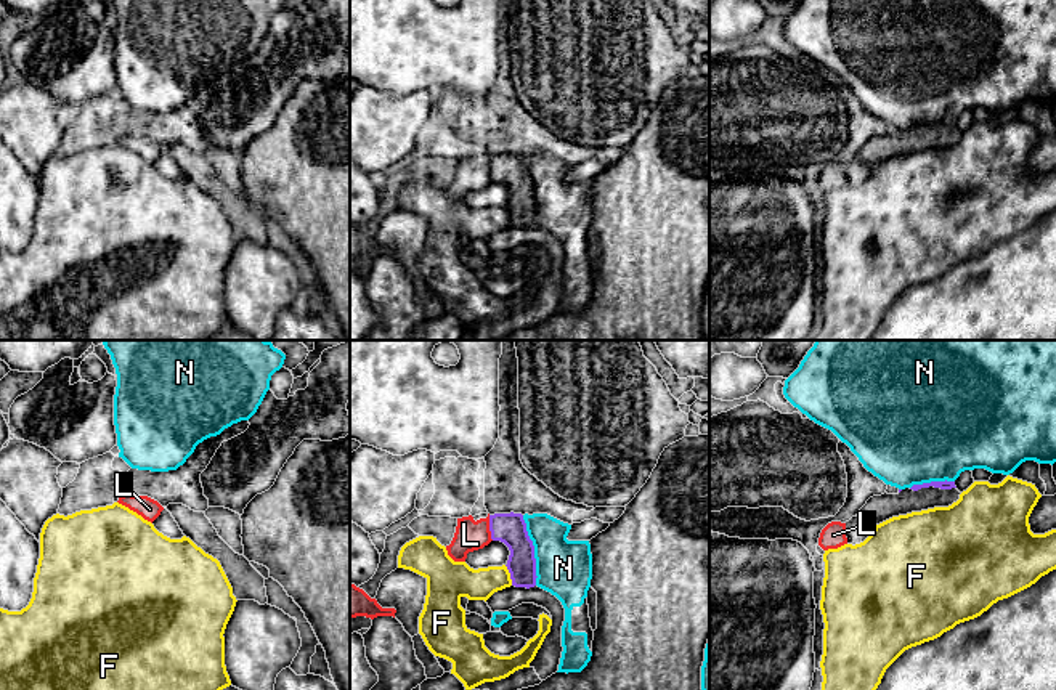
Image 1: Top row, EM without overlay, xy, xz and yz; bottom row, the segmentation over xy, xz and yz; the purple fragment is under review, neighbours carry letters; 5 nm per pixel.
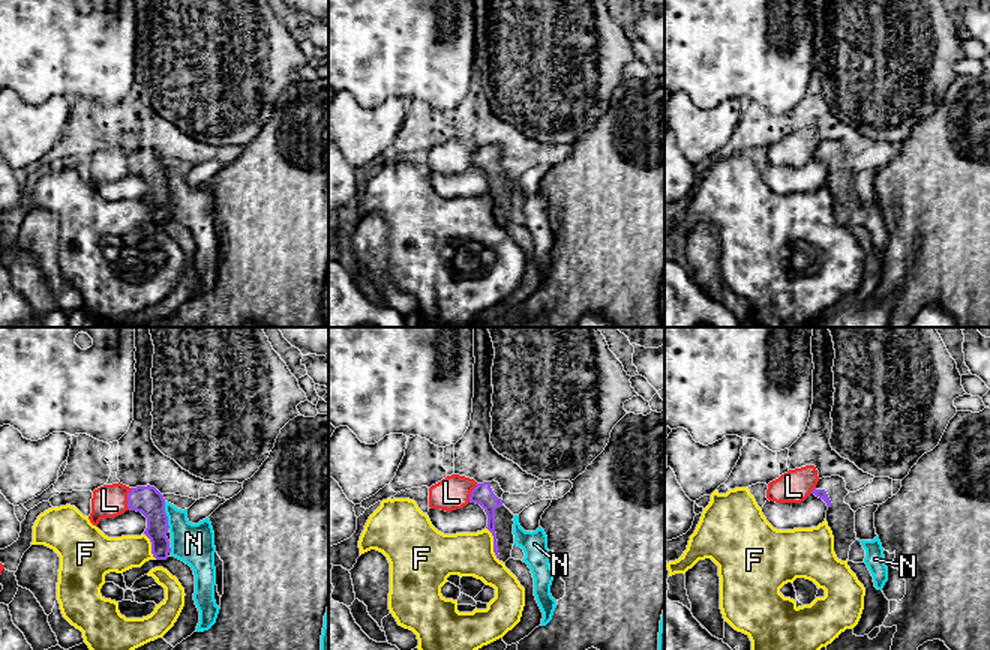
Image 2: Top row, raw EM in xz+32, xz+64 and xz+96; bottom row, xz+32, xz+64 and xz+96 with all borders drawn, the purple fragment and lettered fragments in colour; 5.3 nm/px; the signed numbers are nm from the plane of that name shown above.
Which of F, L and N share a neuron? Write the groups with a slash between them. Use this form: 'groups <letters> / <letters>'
groups F / L / N

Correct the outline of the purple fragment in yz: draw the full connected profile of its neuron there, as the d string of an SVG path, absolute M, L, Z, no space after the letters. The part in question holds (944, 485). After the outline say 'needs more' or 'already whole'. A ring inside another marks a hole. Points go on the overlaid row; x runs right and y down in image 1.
M931 481L913 485L899 494L873 496L859 510L857 517L862 523L876 526L892 517L921 512L934 507L948 507L960 499L955 481Z; needs more

